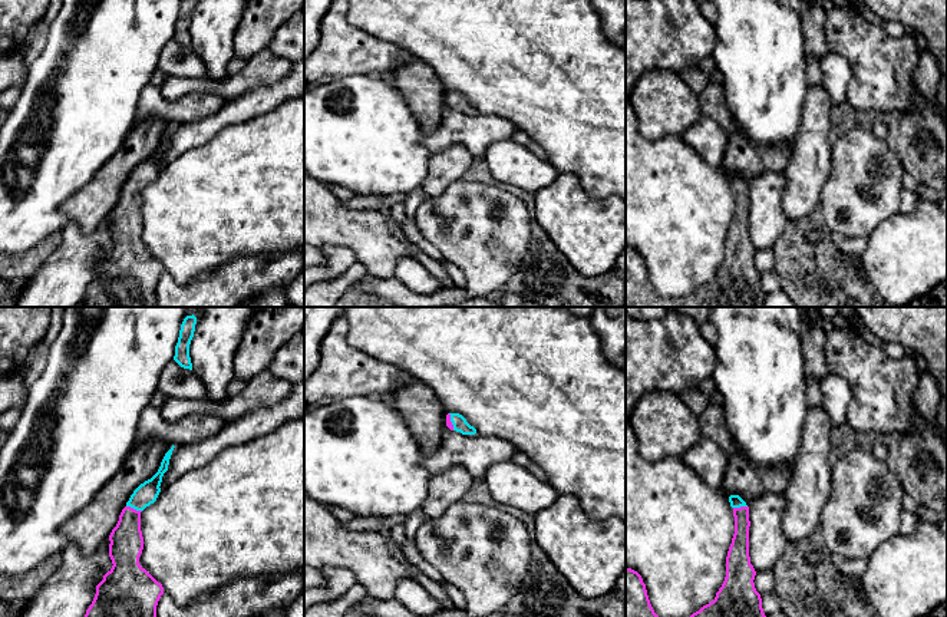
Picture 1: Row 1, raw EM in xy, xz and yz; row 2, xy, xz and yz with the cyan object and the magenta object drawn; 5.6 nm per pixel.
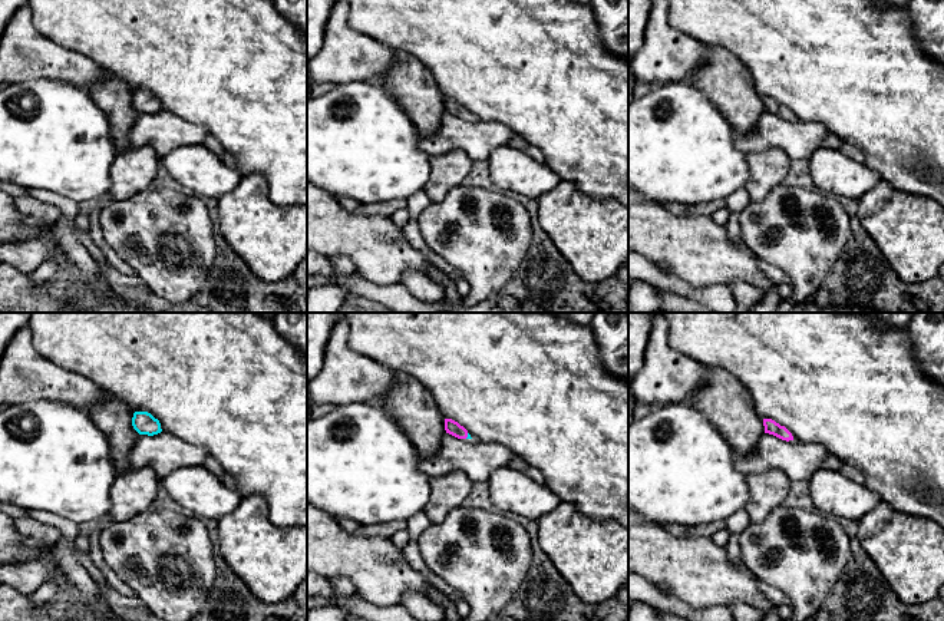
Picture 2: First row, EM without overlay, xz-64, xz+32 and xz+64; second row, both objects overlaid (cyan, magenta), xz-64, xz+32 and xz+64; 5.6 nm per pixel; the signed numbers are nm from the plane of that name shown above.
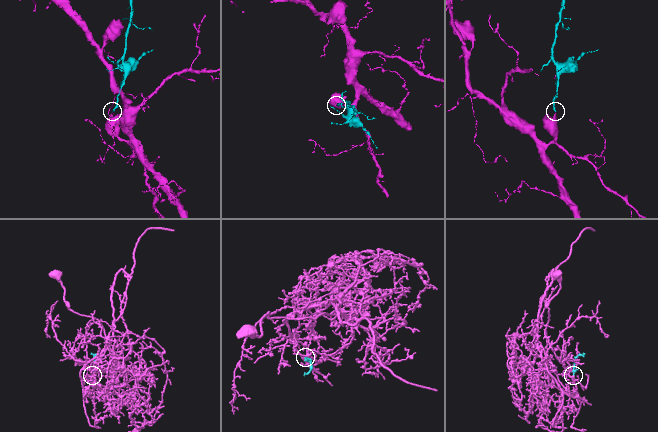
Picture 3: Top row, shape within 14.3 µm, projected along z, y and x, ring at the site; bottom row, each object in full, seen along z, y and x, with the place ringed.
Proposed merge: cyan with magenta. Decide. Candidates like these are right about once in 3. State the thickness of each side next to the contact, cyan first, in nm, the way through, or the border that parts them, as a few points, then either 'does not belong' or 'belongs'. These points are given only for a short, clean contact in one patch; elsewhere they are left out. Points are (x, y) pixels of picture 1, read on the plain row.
120/190 nm | across xy (145, 172), (134, 187), (129, 195), (126, 221) | belongs

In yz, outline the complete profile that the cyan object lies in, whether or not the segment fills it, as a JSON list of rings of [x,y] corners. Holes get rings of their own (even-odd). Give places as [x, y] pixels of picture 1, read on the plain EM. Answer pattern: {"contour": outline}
{"contour": [[[730,174],[729,181],[735,212],[726,235],[726,255],[715,278],[687,297],[660,297],[641,254],[626,247],[626,307],[763,307],[766,294],[749,235],[749,185],[739,174]]]}

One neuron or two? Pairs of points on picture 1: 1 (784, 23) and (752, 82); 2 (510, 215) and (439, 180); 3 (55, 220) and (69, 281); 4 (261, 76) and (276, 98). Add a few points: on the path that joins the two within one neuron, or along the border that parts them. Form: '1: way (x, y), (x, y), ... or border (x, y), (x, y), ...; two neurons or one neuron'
1: way (769, 38), (762, 45), (762, 68); one neuron
2: border (462, 178), (451, 182), (439, 194), (428, 197); two neurons
3: border (69, 221), (59, 231); two neurons
4: border (289, 71), (281, 79), (247, 89), (236, 98); two neurons

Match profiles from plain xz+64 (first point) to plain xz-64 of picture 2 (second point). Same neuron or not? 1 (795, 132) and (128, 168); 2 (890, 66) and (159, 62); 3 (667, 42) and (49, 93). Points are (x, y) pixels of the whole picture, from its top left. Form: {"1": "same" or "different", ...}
{"1": "different", "2": "same", "3": "different"}

